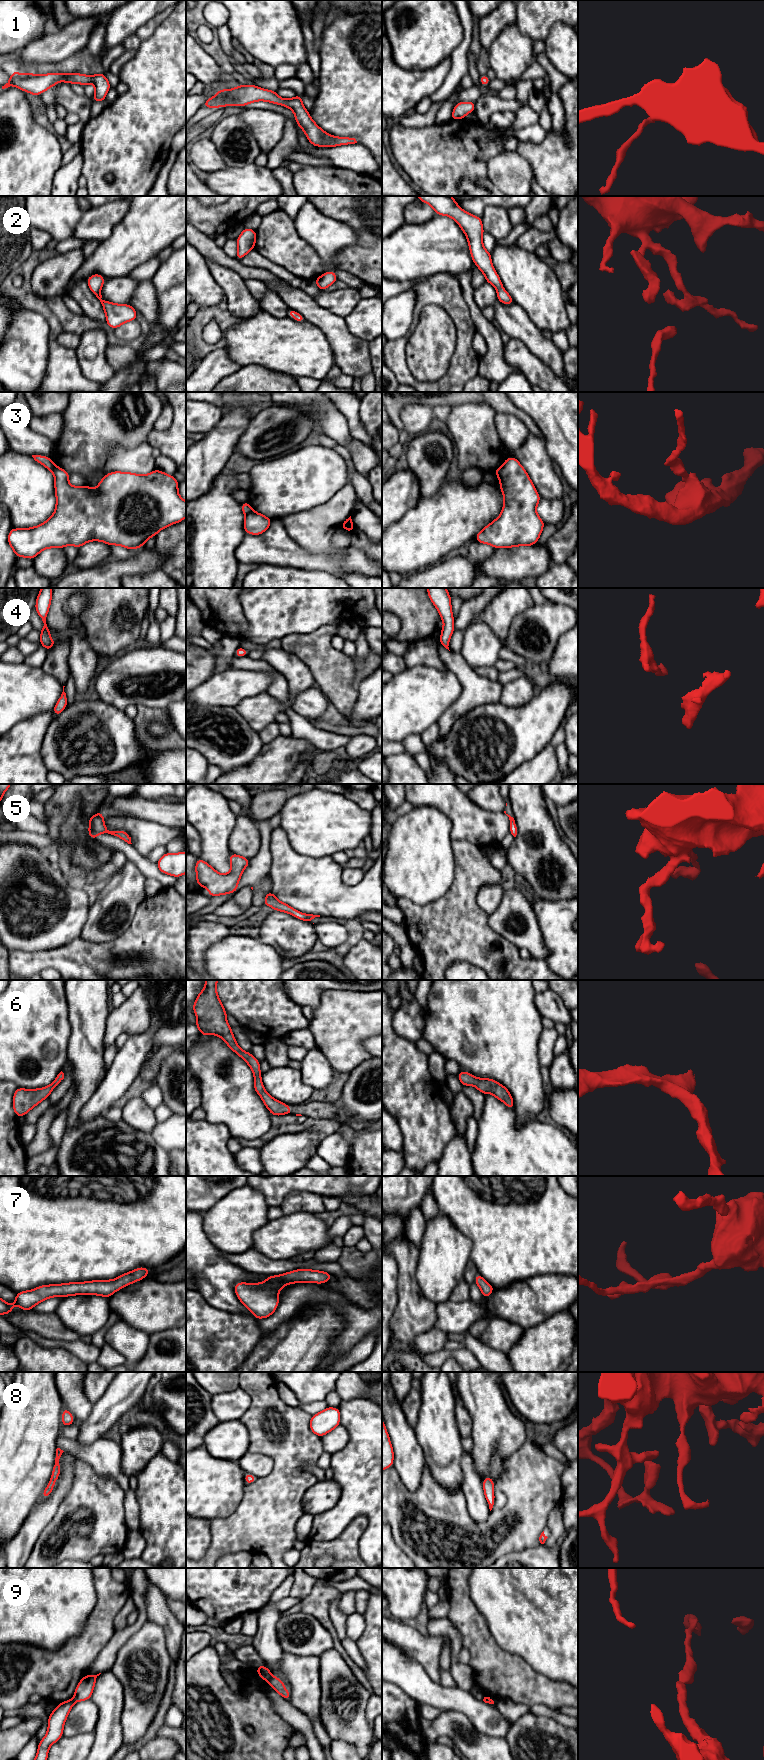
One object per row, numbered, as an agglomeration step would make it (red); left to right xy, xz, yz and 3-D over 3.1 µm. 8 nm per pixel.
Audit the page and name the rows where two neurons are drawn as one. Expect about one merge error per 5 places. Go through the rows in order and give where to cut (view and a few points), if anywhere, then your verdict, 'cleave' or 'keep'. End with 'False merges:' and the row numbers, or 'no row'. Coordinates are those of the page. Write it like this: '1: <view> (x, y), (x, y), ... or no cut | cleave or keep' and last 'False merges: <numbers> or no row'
1: no cut | keep
2: no cut | keep
3: xy (55, 466), (52, 472) | cleave
4: no cut | keep
5: no cut | keep
6: no cut | keep
7: no cut | keep
8: no cut | keep
9: xz (271, 1675), (268, 1682) | cleave
False merges: 3, 9

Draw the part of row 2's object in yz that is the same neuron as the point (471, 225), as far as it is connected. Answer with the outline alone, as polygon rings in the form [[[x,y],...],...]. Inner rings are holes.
[[[417,196],[417,198],[429,204],[436,215],[449,216],[458,223],[467,237],[474,264],[484,274],[486,282],[492,284],[498,291],[497,300],[506,305],[515,303],[503,289],[503,284],[492,265],[491,253],[483,246],[484,229],[481,218],[464,211],[451,196]]]

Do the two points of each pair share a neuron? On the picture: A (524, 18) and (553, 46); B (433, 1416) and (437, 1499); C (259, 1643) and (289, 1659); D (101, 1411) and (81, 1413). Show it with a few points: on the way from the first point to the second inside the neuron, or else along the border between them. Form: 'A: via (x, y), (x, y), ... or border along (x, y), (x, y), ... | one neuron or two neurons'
A: border along (564, 24), (556, 23), (544, 41) | two neurons
B: border along (426, 1462), (432, 1476), (448, 1491), (458, 1489) | two neurons
C: border along (283, 1653), (280, 1670), (287, 1678) | two neurons
D: border along (93, 1404), (90, 1414), (78, 1424) | two neurons

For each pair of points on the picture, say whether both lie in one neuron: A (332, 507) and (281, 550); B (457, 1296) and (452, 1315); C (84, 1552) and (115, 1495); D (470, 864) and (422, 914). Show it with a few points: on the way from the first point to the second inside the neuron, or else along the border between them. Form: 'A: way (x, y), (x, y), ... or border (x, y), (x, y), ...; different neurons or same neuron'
A: border (286, 531), (299, 545), (313, 552); different neurons
B: border (469, 1298), (465, 1301), (450, 1301); different neurons
C: way (93, 1538), (98, 1521), (98, 1512), (101, 1509); same neuron
D: way (468, 880), (438, 912); same neuron

